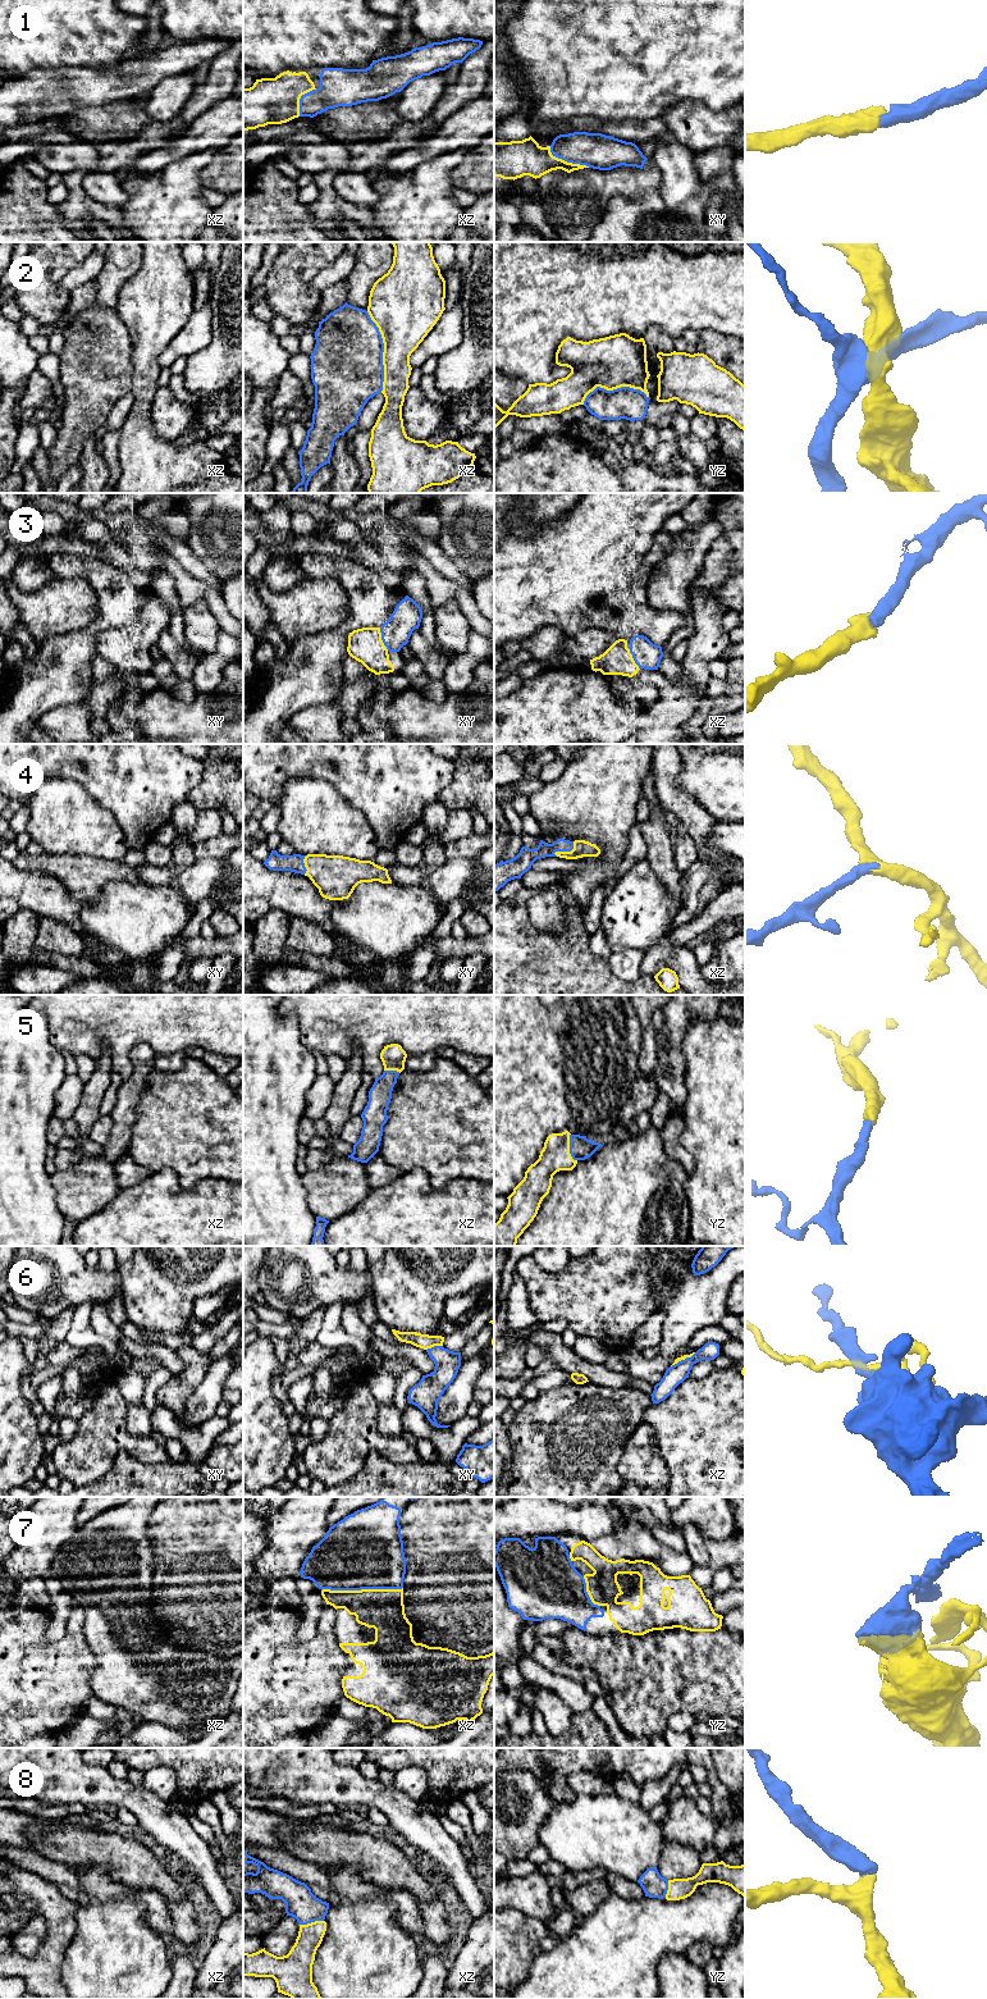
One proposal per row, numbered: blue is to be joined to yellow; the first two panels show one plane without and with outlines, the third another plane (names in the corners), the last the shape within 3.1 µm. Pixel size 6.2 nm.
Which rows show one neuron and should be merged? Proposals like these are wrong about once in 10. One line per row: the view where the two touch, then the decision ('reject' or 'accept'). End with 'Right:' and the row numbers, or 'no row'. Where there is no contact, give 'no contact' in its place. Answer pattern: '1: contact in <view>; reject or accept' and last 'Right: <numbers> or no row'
1: contact in xy; accept
2: contact in xz; reject
3: contact in xy; accept
4: contact in xz; accept
5: contact in yz; accept
6: contact in xy; reject
7: contact in xz; accept
8: contact in xz; accept
Right: 1, 3, 4, 5, 7, 8

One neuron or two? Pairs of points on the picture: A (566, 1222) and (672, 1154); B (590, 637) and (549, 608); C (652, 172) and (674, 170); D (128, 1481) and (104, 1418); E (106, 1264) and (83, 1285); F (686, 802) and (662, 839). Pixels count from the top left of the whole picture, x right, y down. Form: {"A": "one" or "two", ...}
{"A": "two", "B": "two", "C": "two", "D": "two", "E": "two", "F": "two"}

